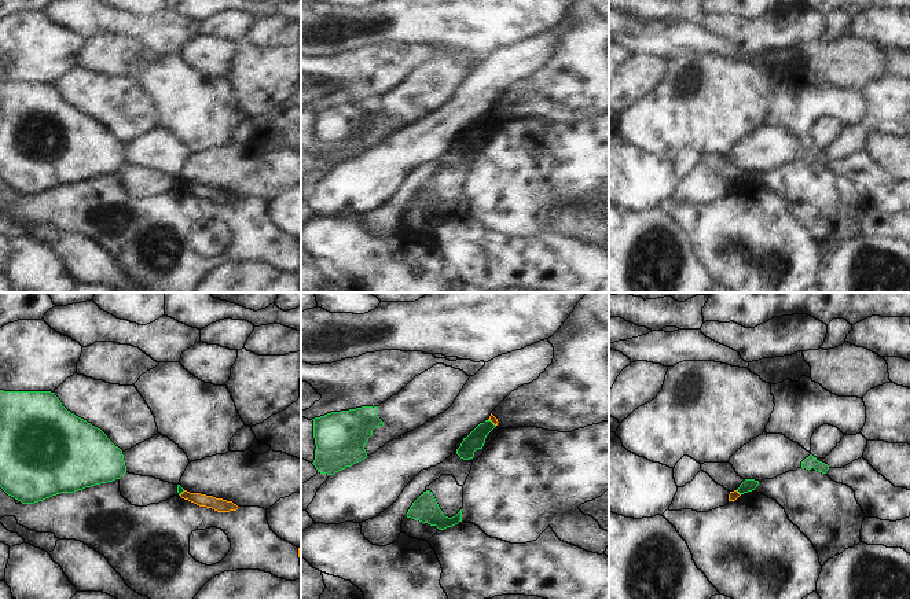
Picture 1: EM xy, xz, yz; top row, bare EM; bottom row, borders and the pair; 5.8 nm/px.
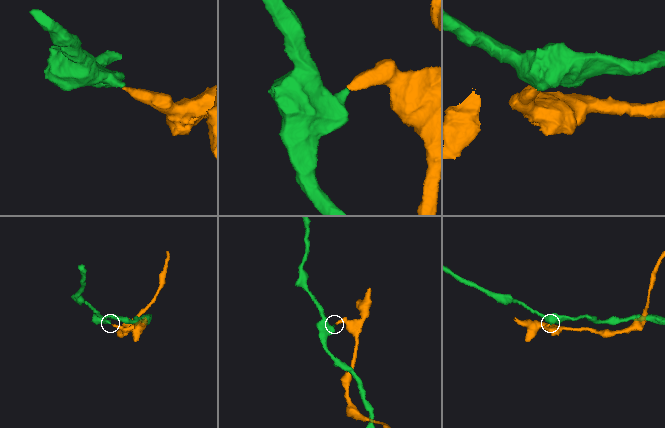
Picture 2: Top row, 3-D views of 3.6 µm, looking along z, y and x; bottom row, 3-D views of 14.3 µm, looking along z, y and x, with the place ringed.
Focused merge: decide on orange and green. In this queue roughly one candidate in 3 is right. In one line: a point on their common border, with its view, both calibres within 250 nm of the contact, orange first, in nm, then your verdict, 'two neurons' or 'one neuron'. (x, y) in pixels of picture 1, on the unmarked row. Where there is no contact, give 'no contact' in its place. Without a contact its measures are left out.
contact xz (492, 114); calibres 40 and 110 nm; two neurons

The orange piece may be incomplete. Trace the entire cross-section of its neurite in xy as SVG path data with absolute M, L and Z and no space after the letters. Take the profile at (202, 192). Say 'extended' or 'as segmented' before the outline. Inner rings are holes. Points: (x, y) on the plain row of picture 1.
as segmented | M184 183L180 187L180 189L191 194L191 195L199 198L199 199L212 200L217 205L230 205L230 203L236 203L239 200L232 194L227 194L227 192L223 192L223 191L216 191L213 188L206 188L206 187L201 187L201 185L190 185L187 183Z

